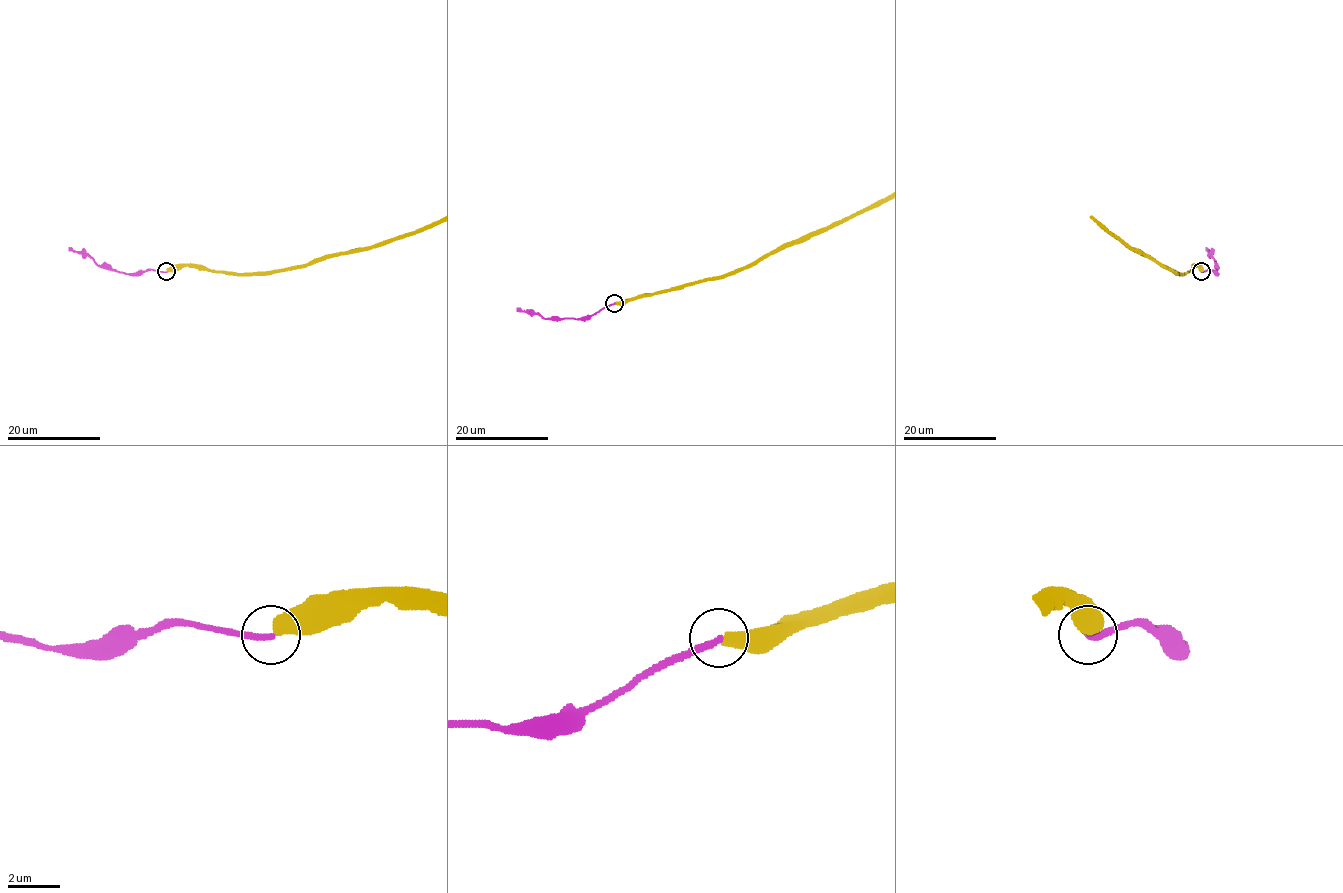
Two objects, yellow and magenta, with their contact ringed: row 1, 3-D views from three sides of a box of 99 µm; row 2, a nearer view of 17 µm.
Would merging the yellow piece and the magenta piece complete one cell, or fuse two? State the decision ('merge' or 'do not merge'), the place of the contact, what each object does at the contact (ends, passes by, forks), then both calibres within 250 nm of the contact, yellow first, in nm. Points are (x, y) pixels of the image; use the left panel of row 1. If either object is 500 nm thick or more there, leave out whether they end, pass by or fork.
do not merge | (166, 271) | yellow ends | magenta ends | 480/240 nm

